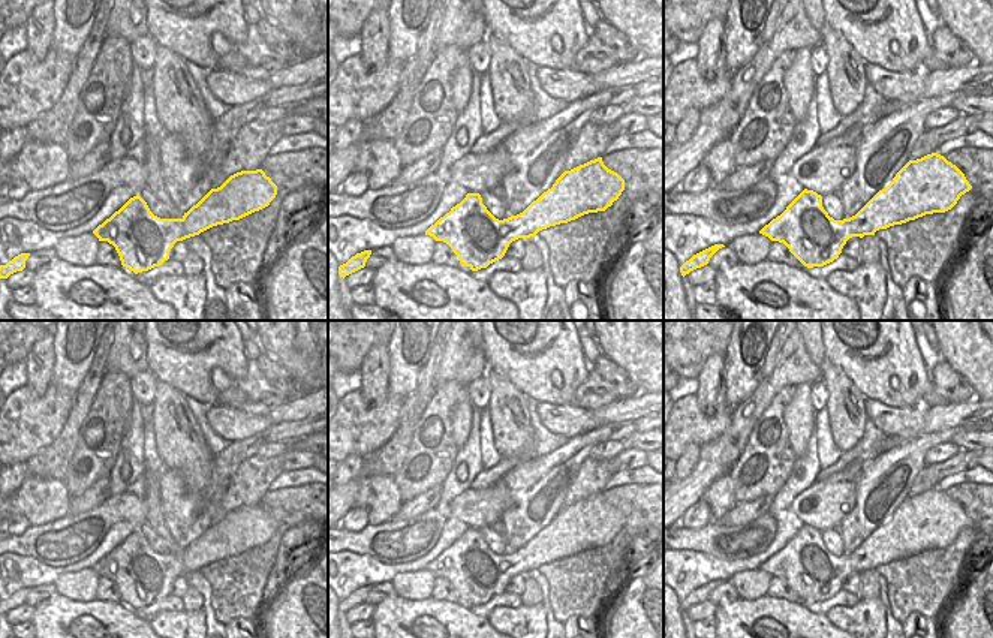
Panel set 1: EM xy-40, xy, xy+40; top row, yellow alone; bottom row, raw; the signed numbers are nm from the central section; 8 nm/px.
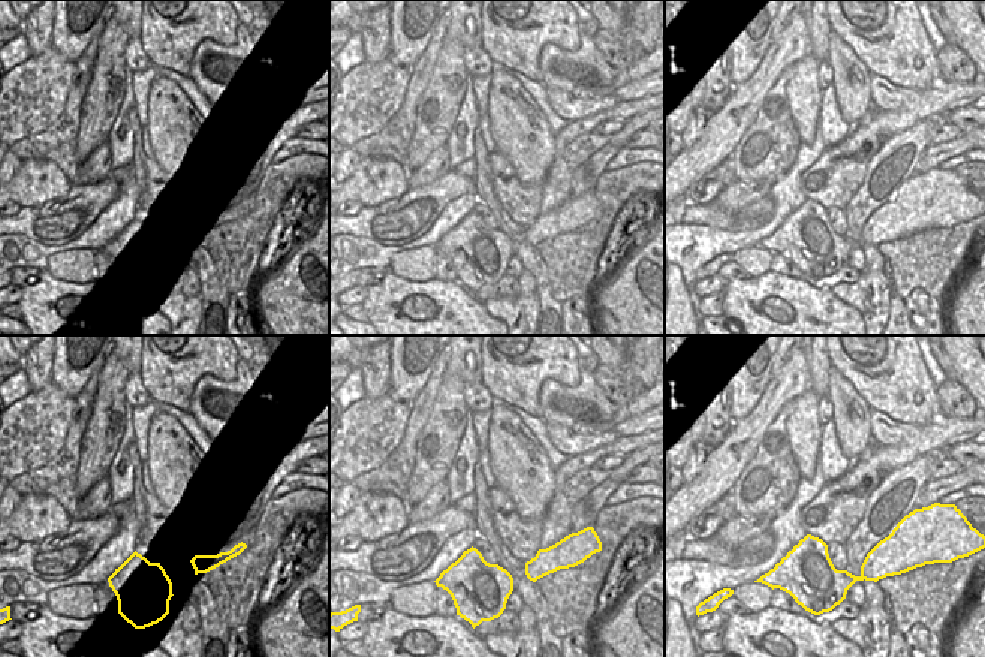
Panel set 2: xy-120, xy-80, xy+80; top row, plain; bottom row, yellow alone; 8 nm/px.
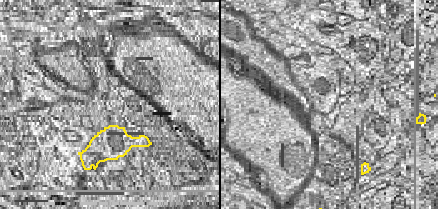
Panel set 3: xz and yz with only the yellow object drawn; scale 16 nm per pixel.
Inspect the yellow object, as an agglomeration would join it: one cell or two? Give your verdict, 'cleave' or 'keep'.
keep

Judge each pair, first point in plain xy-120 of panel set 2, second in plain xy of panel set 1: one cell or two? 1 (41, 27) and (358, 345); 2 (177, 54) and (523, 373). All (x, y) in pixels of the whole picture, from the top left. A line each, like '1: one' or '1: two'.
1: two
2: one

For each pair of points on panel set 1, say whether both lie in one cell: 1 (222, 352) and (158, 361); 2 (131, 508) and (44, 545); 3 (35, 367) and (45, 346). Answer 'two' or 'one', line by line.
1: one
2: one
3: one

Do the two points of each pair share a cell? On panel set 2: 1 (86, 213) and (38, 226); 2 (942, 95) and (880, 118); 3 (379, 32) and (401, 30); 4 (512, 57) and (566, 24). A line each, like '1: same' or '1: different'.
1: same
2: same
3: different
4: same

